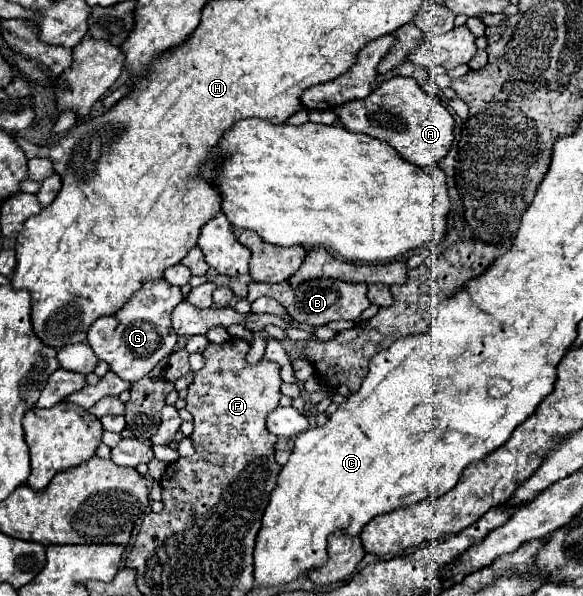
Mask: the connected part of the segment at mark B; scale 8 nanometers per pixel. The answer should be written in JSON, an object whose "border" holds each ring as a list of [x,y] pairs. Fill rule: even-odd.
{"border":[[[313,280],[307,284],[301,284],[299,288],[291,288],[287,282],[283,284],[263,284],[263,282],[249,282],[249,300],[257,300],[259,296],[269,296],[281,302],[289,318],[301,324],[309,326],[323,326],[333,320],[357,320],[365,308],[369,308],[367,300],[367,286],[365,284],[347,284],[347,282],[337,282],[337,280]]]}

